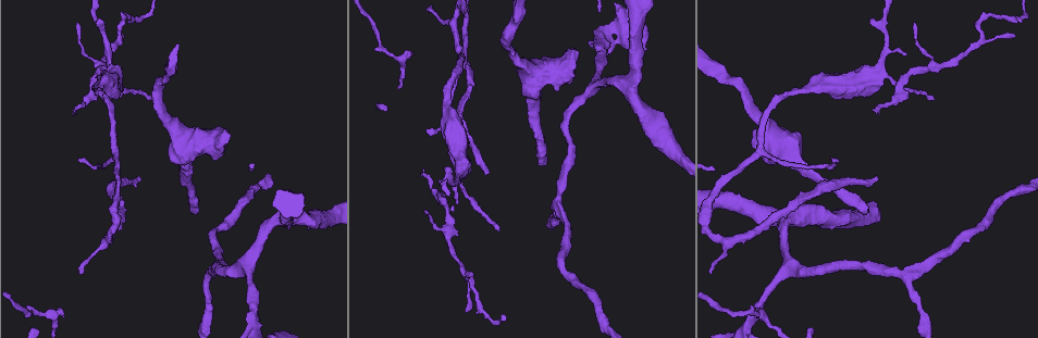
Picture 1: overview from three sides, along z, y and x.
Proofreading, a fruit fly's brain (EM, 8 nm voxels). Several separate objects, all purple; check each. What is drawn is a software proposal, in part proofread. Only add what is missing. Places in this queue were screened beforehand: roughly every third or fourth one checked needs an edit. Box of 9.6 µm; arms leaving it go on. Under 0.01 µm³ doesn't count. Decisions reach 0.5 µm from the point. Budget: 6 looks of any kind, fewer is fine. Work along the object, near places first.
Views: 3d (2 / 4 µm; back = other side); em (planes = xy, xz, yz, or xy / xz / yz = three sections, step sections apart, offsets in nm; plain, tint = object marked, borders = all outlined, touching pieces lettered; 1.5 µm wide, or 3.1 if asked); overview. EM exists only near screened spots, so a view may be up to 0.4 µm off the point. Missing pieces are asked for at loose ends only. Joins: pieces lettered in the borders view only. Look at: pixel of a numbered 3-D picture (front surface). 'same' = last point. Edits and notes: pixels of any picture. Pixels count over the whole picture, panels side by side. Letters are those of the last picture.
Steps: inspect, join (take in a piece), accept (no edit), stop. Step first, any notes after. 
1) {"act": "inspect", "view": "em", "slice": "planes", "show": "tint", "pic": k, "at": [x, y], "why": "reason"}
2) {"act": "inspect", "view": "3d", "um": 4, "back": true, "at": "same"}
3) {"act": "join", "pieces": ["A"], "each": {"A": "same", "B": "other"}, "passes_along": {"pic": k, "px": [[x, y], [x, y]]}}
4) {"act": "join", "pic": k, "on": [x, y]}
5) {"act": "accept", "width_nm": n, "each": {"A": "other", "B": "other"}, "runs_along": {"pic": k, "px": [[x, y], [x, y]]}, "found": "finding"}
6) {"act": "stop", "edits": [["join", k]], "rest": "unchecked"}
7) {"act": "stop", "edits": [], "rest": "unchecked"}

{"act": "inspect", "view": "3d", "um": 4, "pic": 1, "at": [421, 174], "why": "an open end"}

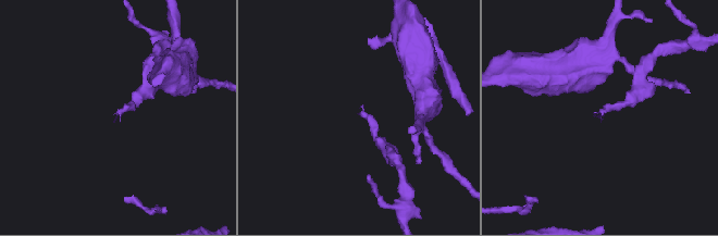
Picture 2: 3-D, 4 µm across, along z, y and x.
{"act": "inspect", "view": "em", "slice": "planes", "show": "borders", "pic": 2, "at": [114, 120]}

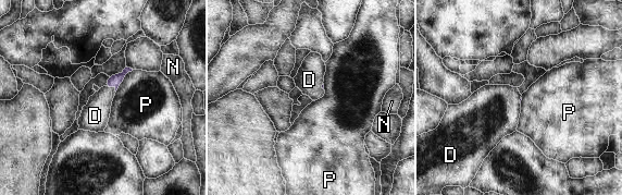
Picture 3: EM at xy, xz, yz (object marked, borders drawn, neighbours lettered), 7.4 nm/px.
{"act": "join", "pieces": ["D"], "each": {"D": "same", "N": "other", "P": "other"}, "passes_along": {"pic": 3, "px": [[114, 81], [111, 86], [95, 116]]}, "found": "the cell continues"}

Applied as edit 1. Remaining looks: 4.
{"act": "inspect", "view": "overview", "why": "redraw"}

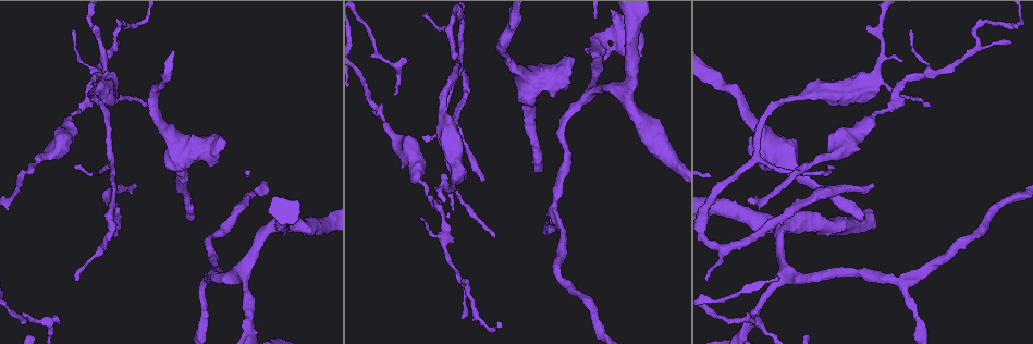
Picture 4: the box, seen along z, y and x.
{"act": "inspect", "view": "3d", "um": 2, "pic": 4, "at": [74, 30], "why": "free end"}

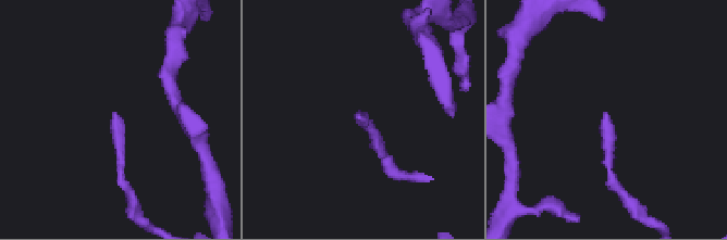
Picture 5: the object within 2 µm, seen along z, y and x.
{"act": "inspect", "view": "em", "slice": "planes", "show": "borders", "pic": 5, "at": [115, 112], "why": "shape alone is not enough"}

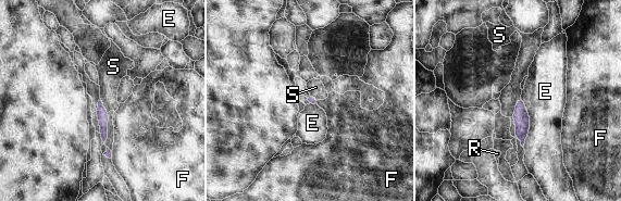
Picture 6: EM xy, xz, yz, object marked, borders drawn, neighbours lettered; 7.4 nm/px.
{"act": "accept", "longest_contact_nm": ["E", 380], "each": {"E": "other", "F": "other", "R": "other", "S": "other"}, "border": {"pic": 6, "px": [[520, 96], [511, 116]]}, "found": "no lettered piece goes on from it"}

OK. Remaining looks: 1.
{"act": "stop", "edits": [["join", 3]], "rest": "unchecked"}

